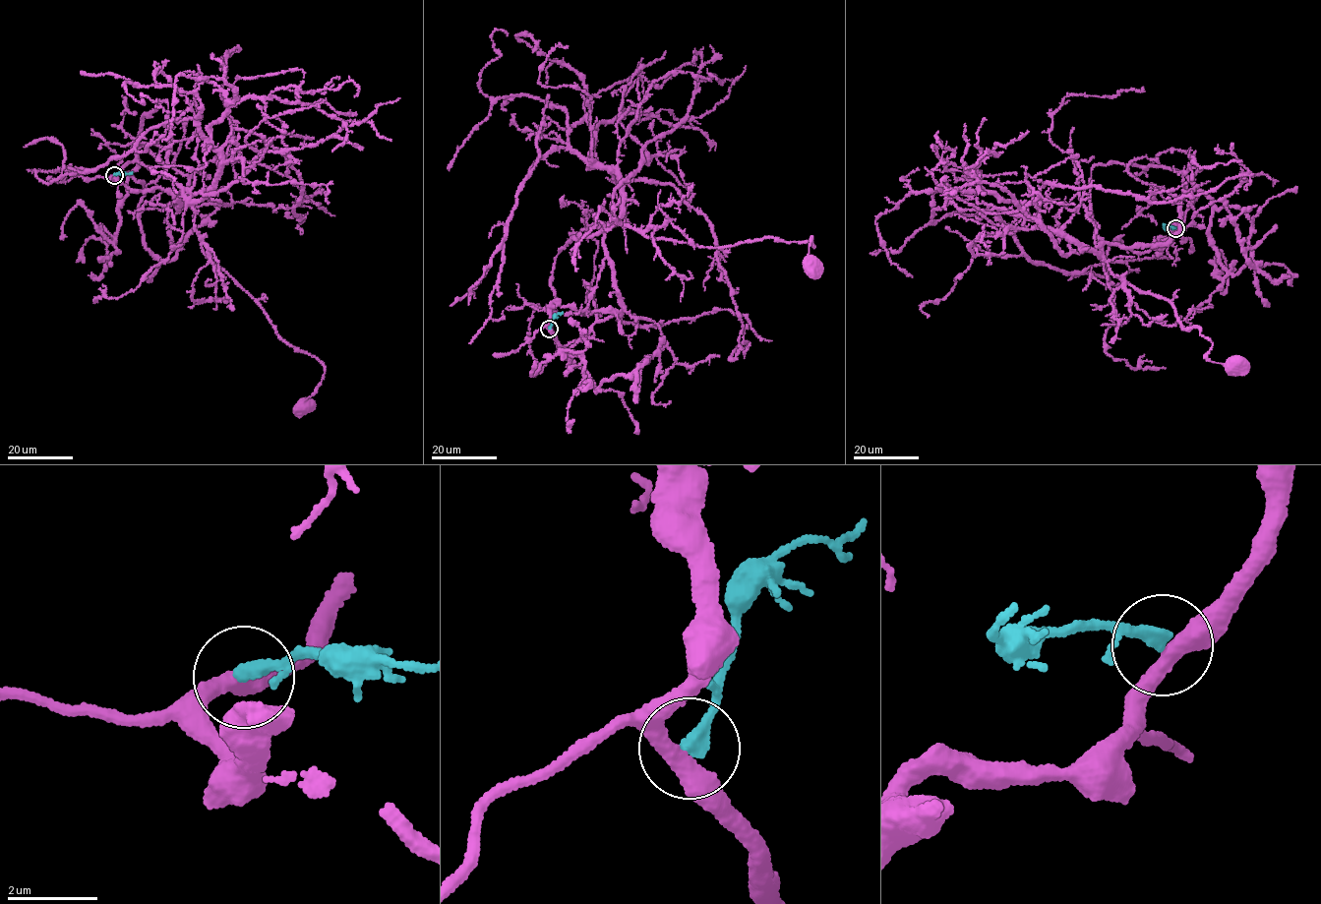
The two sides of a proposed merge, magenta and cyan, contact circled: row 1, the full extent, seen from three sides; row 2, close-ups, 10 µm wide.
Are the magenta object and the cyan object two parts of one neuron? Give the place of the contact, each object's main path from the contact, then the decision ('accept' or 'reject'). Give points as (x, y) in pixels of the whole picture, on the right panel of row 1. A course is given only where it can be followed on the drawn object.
at (1175, 228); magenta runs (1176, 228), (1197, 195), (1189, 179), (1165, 243), (1097, 254), (1235, 367); cyan runs (1176, 228), (1163, 224); reject

